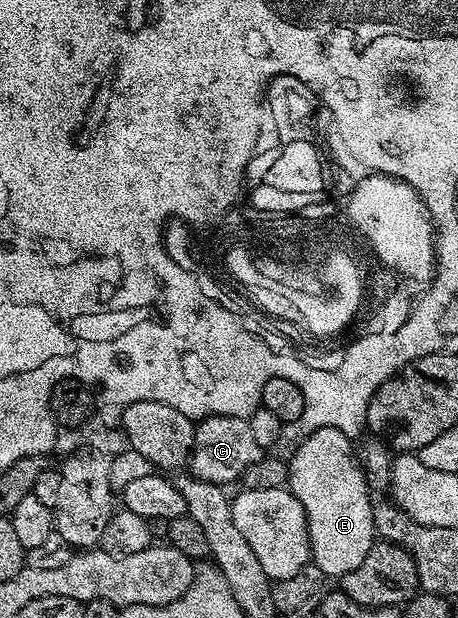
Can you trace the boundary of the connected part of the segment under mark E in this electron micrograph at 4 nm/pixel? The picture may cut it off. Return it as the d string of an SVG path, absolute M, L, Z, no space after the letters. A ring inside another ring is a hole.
M320 427L316 431L312 431L312 435L301 438L297 449L288 457L288 488L291 493L296 495L296 499L300 499L300 507L304 507L304 515L308 523L308 535L310 536L310 559L312 564L320 567L320 571L324 571L324 575L328 579L340 579L344 575L348 575L348 571L356 571L356 567L360 567L360 563L364 563L368 551L374 545L376 534L374 532L375 502L370 501L372 490L366 480L366 470L363 469L359 454L356 452L355 442L346 437L344 431L336 431L336 427Z

